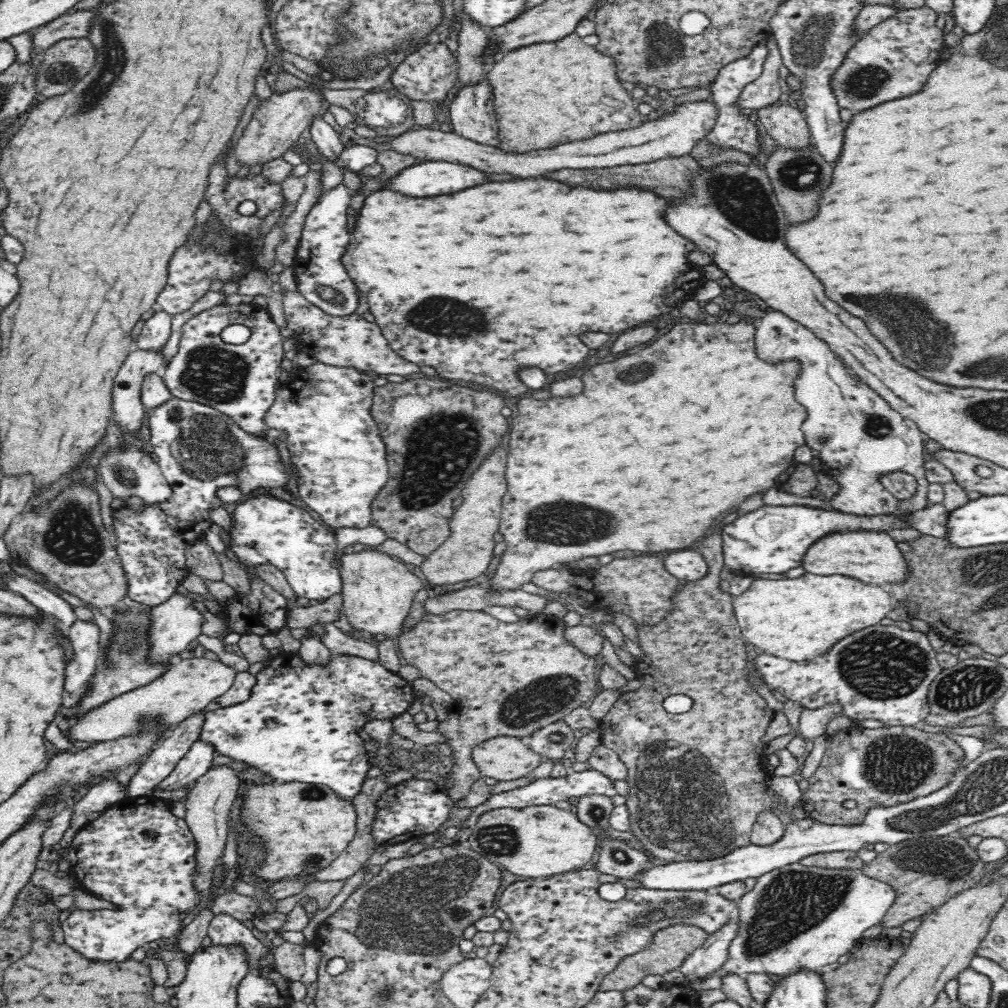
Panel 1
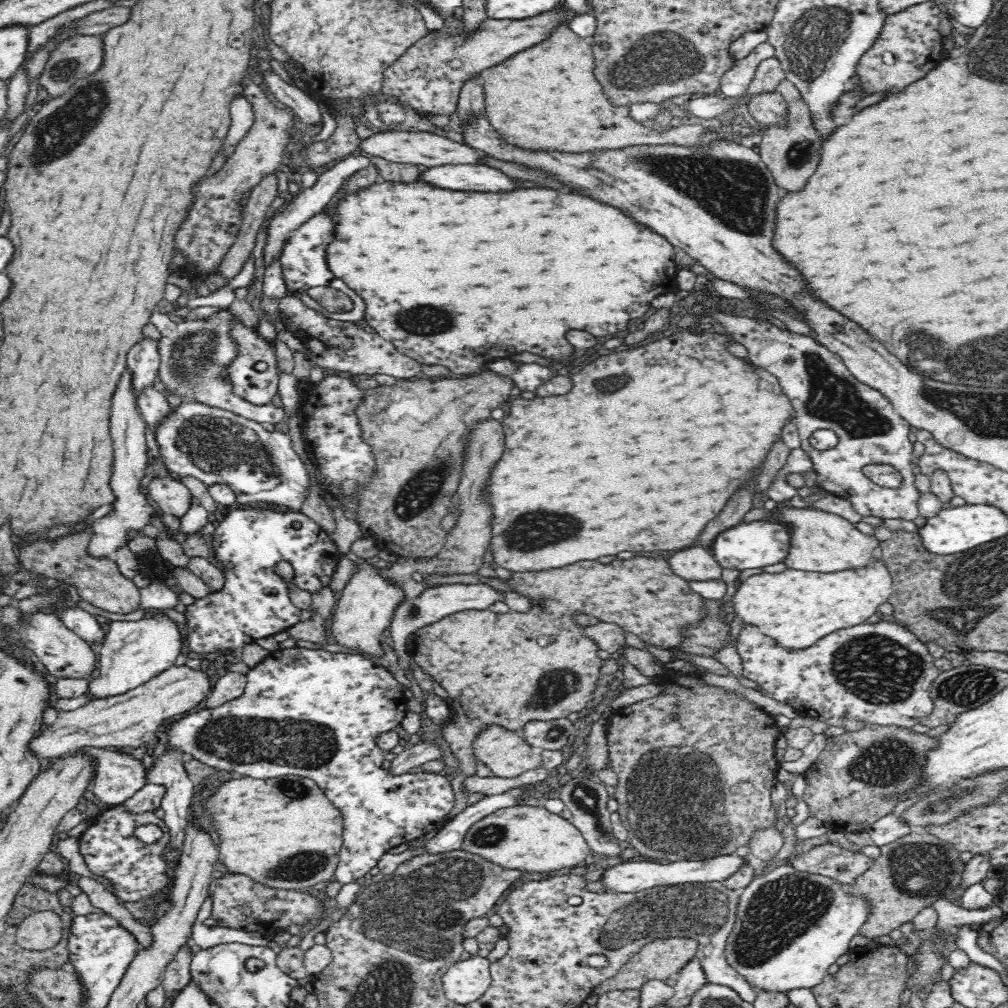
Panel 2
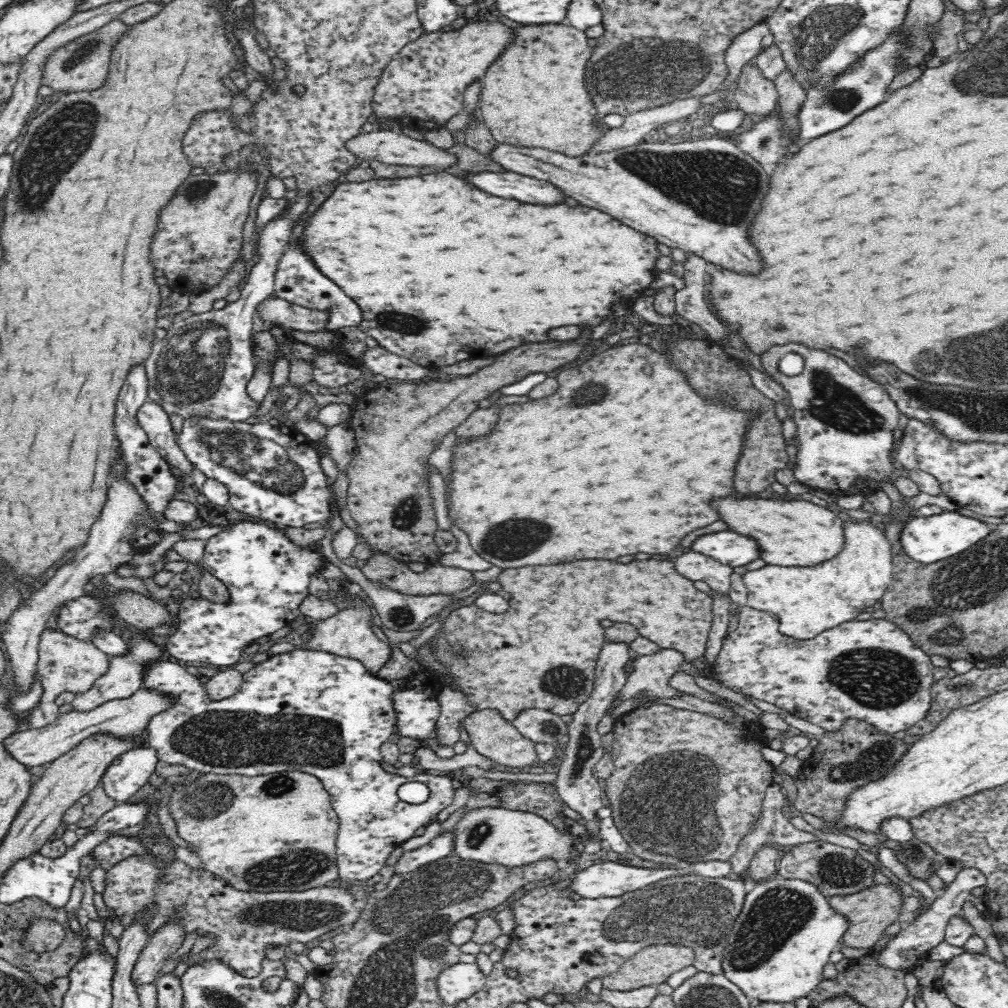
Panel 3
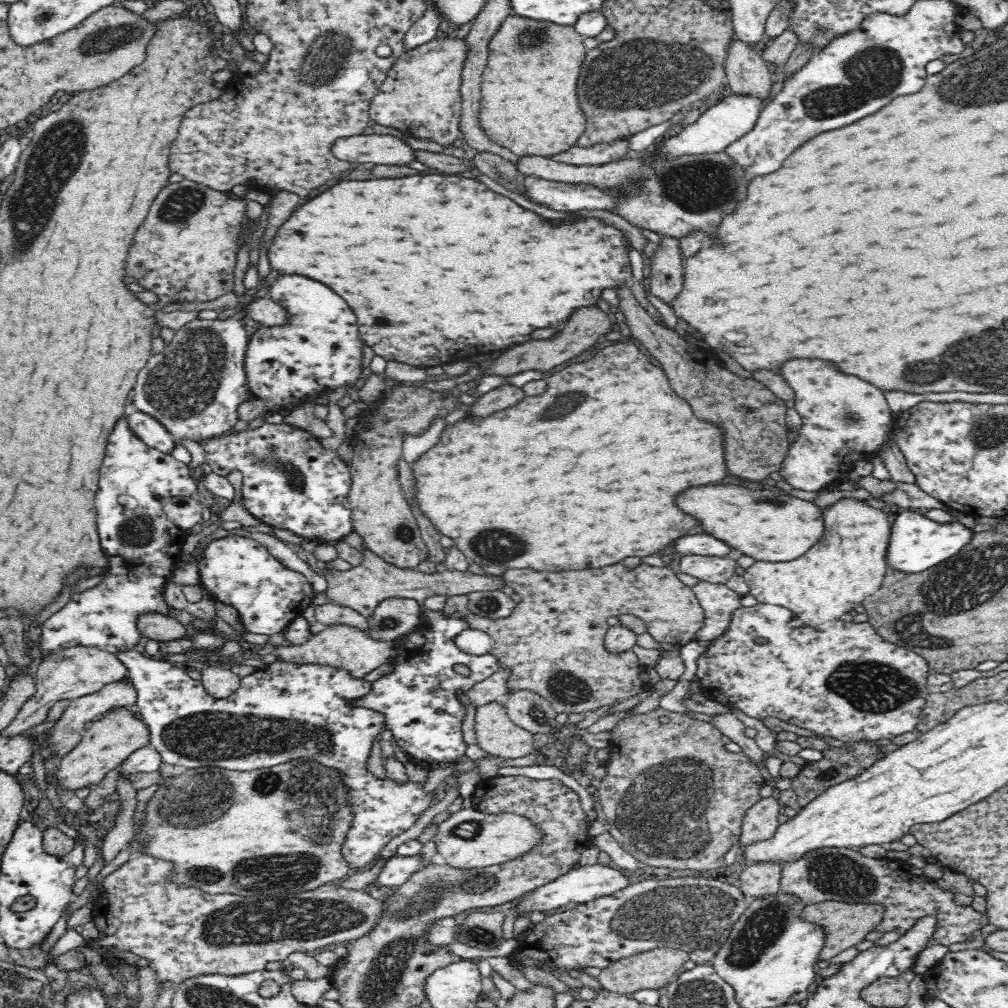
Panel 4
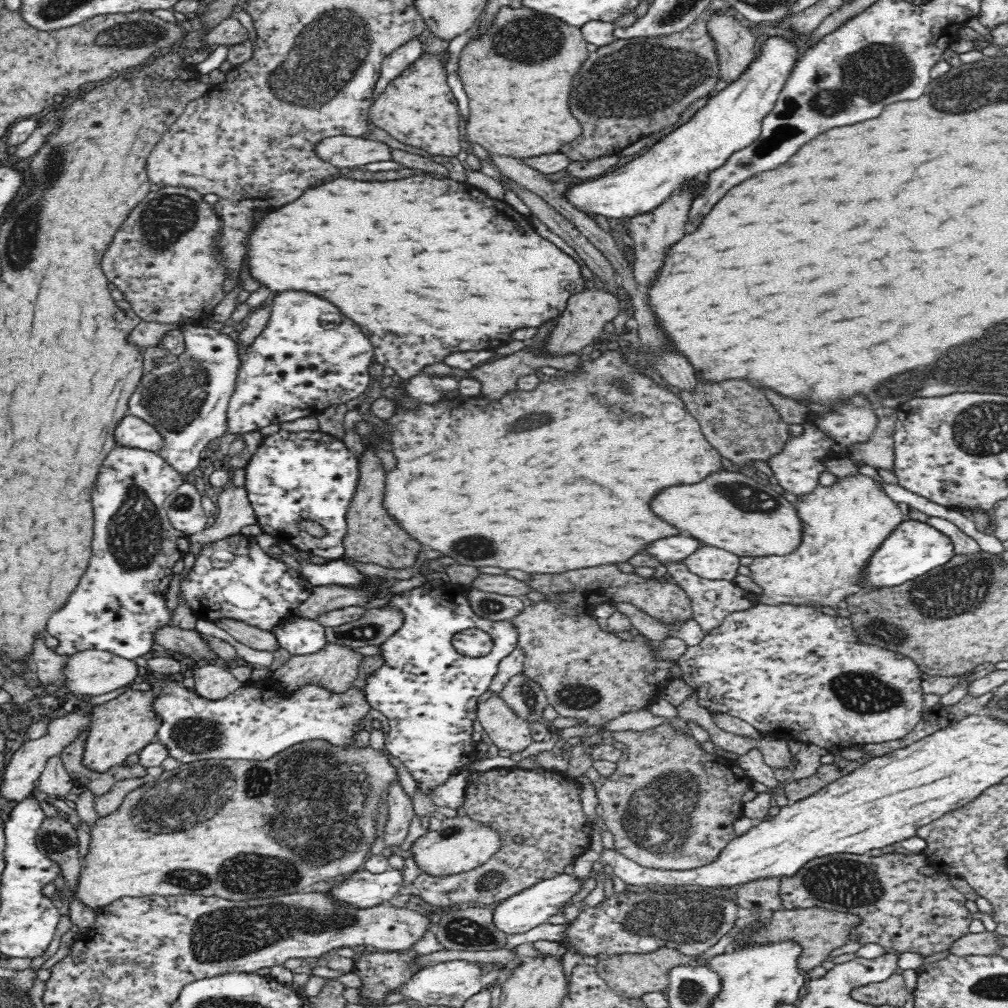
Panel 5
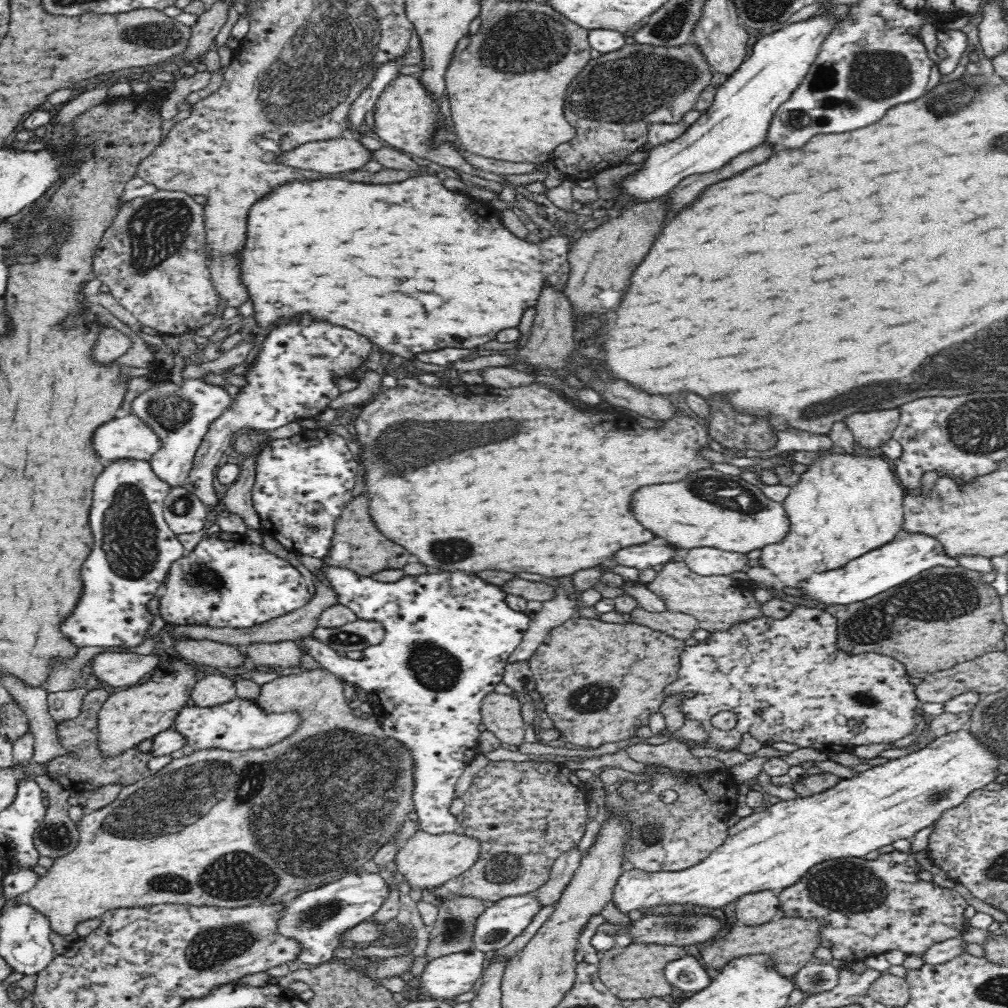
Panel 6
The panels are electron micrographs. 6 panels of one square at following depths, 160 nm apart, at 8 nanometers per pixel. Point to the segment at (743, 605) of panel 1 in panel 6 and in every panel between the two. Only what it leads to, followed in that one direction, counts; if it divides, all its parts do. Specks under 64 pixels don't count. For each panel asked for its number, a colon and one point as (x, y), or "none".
2: (795, 608)
3: (808, 600)
4: (848, 565)
5: (844, 523)
6: (844, 505)

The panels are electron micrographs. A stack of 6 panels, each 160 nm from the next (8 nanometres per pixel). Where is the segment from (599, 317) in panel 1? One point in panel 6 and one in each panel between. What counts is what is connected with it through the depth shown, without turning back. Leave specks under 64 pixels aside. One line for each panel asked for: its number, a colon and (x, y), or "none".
2: (508, 272)
3: (466, 275)
4: (372, 242)
5: (425, 267)
6: (419, 259)

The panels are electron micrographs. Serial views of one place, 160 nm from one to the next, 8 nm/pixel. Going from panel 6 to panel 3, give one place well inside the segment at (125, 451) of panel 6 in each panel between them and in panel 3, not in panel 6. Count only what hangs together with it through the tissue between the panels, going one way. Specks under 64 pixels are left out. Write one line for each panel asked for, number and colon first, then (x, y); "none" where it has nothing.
3: (155, 421)
4: (152, 433)
5: (132, 432)

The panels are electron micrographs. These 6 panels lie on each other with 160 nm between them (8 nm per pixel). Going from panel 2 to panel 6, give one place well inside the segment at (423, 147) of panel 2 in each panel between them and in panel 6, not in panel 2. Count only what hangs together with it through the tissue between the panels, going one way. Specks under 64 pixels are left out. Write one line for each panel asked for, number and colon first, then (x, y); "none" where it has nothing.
3: (386, 146)
4: (379, 149)
5: (342, 151)
6: (340, 154)

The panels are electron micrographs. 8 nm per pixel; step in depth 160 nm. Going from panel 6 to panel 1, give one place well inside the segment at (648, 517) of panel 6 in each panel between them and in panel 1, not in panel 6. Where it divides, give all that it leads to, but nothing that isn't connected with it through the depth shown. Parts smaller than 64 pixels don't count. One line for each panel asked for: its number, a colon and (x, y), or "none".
1: (873, 557)
2: (819, 541)
3: (797, 533)
4: (770, 526)
5: (729, 510)

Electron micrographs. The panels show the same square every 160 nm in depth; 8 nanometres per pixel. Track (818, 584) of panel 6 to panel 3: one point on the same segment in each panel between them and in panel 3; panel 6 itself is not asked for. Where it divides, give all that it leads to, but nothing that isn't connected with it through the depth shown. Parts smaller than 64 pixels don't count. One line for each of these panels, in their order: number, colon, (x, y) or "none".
3: (928, 539)
4: (916, 544)
5: (914, 548)

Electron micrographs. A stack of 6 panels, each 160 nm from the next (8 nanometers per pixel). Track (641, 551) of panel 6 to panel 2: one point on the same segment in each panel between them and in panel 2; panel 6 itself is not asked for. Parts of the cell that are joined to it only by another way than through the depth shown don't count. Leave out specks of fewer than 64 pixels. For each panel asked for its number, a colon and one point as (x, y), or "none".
2: (758, 544)
3: (730, 548)
4: (701, 544)
5: (676, 549)

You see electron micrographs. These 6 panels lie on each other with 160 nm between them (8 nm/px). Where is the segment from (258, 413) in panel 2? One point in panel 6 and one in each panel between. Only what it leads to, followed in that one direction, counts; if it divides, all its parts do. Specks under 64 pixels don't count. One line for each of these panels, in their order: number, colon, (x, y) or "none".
3: (200, 369)
4: (193, 388)
5: (186, 401)
6: (181, 415)

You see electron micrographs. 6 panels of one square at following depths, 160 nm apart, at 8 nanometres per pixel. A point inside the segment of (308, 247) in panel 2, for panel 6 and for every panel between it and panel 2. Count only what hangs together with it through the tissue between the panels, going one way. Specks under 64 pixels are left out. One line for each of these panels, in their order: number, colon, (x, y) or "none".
3: (297, 280)
4: (318, 349)
5: (303, 362)
6: (291, 379)

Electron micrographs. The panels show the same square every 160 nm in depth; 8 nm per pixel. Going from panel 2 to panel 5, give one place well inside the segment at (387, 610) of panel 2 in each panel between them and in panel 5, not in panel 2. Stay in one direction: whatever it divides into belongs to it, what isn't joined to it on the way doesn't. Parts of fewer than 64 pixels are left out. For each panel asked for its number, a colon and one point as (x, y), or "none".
3: (348, 633)
4: (343, 647)
5: (335, 667)

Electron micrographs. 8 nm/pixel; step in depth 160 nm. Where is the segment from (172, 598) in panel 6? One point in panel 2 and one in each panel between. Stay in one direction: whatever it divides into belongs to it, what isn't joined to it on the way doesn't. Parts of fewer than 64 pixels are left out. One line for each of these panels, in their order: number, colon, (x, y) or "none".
2: (249, 543)
3: (267, 576)
4: (237, 571)
5: (233, 578)

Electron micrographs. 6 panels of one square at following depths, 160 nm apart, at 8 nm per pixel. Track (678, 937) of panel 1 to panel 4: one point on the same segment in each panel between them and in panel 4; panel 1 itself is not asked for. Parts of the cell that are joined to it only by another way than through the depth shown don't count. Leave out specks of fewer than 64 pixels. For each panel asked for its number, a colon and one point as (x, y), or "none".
2: (662, 958)
3: (653, 965)
4: (654, 969)

